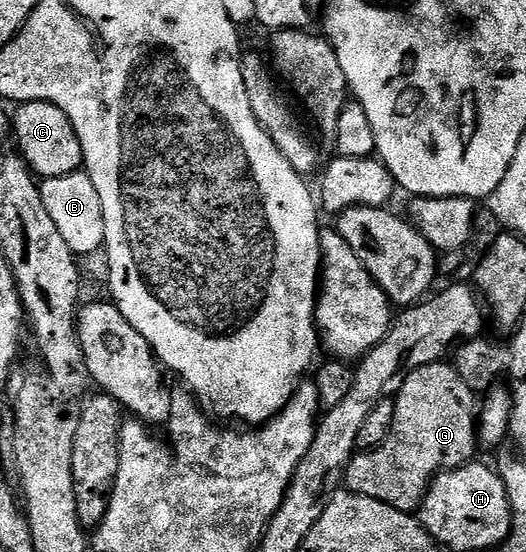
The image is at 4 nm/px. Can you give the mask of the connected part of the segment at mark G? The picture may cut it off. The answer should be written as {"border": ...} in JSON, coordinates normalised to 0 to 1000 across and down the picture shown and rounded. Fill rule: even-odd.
{"border":[[[835,658],[808,661],[783,672],[768,687],[764,707],[747,721],[753,752],[745,766],[745,781],[738,795],[722,810],[675,819],[662,839],[654,879],[663,891],[692,897],[700,904],[715,904],[722,911],[738,911],[738,918],[753,918],[753,926],[785,931],[800,917],[827,864],[844,850],[871,850],[903,833],[901,819],[911,819],[909,803],[909,745],[911,721],[875,687],[861,659]]]}

